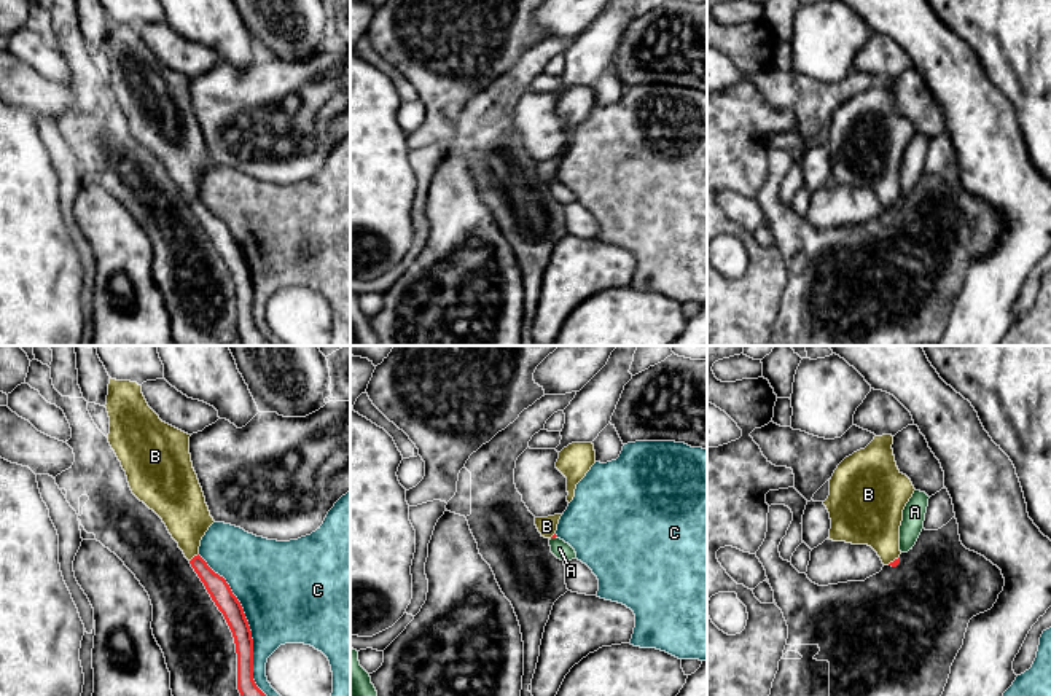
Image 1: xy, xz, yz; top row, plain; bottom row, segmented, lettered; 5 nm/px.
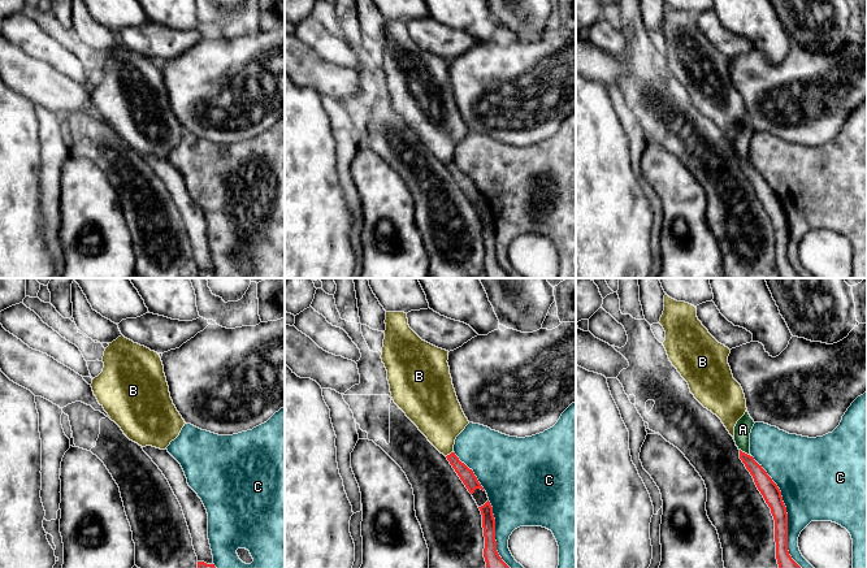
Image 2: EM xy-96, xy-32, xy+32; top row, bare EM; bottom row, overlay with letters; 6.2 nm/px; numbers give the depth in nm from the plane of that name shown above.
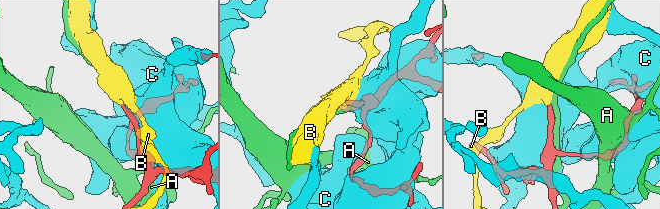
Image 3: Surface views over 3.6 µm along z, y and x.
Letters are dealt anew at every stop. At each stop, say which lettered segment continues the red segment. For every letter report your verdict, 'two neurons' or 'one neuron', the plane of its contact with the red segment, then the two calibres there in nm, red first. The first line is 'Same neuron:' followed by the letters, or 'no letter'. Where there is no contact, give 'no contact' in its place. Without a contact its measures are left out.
Same neuron: no letter
A: two neurons; meets red in xz; 20 nm thick on the red side, 90 nm on the other
B: two neurons; meets red in xy; 110 nm thick on the red side, 240 nm on the other
C: two neurons; meets red in xy; 110 nm thick on the red side, 460 nm on the other

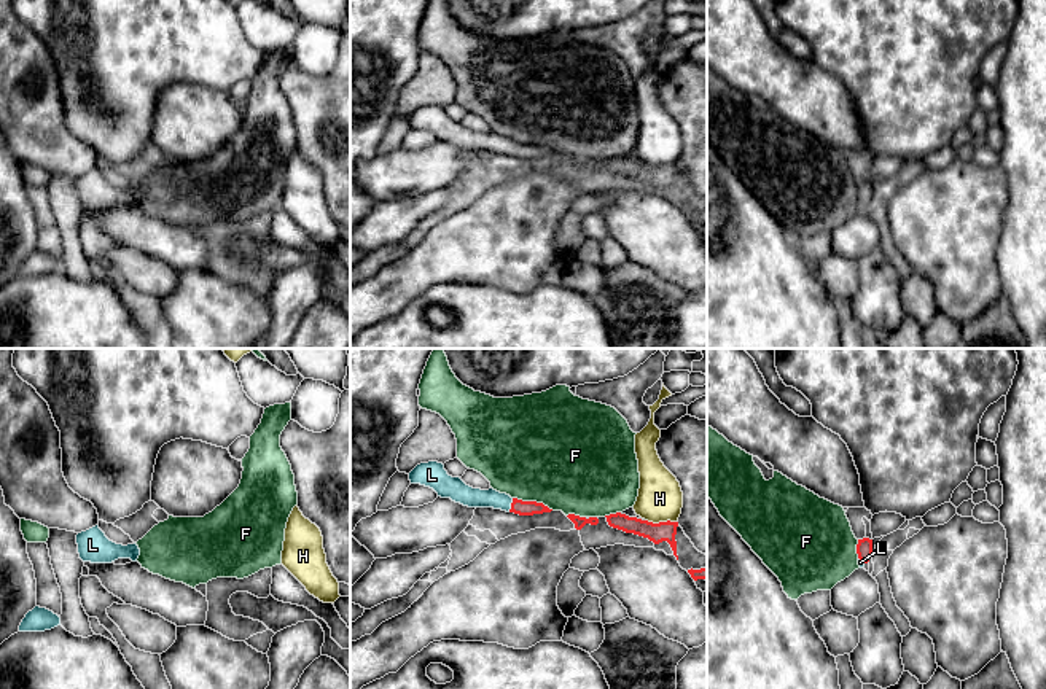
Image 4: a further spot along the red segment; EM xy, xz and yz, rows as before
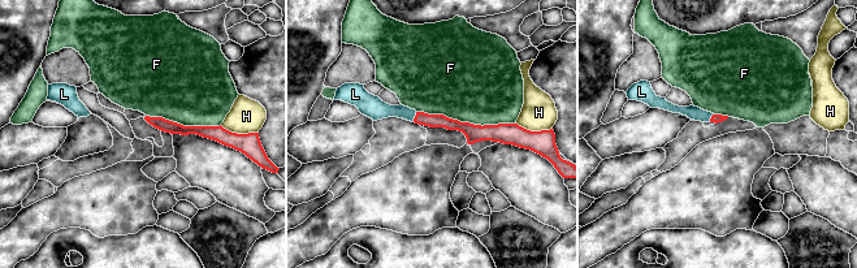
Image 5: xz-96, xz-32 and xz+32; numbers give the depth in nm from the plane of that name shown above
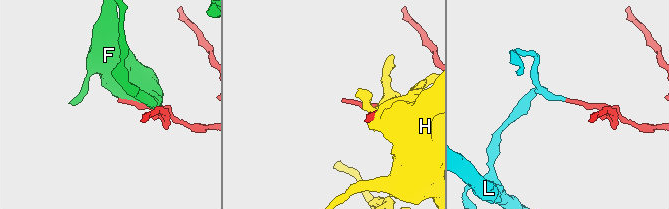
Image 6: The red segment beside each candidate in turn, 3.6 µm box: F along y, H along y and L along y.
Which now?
Same neuron: L
F: two neurons; meets red in xz; 80 nm thick on the red side, 500 nm on the other
H: two neurons; meets red in xz; 100 nm thick on the red side, 220 nm on the other
L: one neuron; meets red in xz; 80 nm thick on the red side, 100 nm on the other

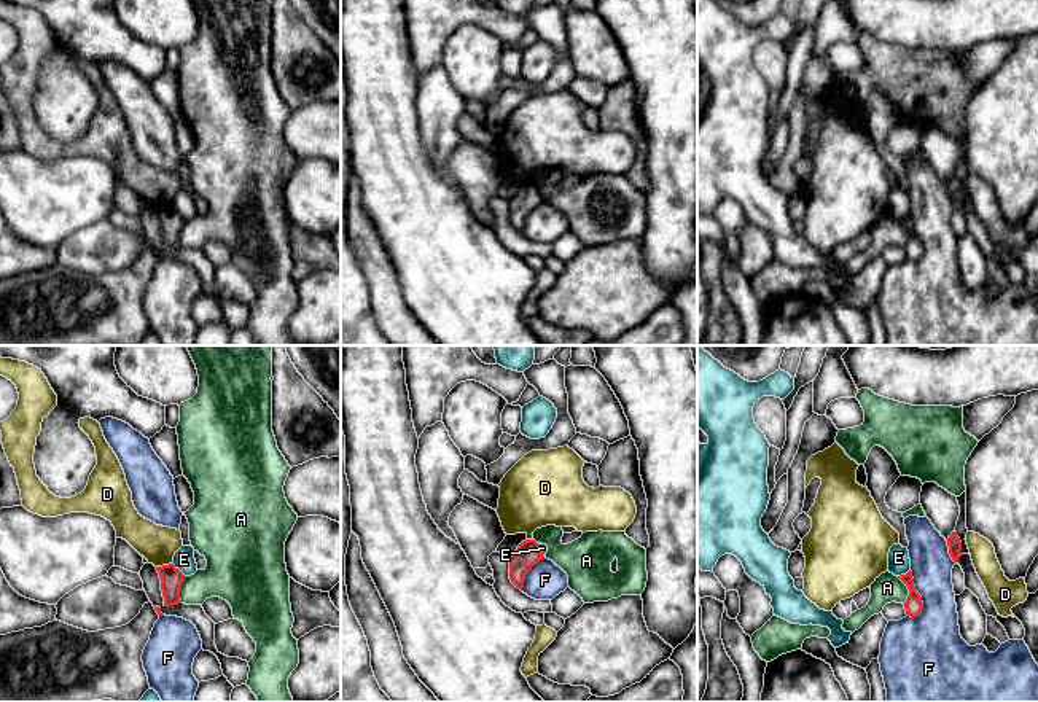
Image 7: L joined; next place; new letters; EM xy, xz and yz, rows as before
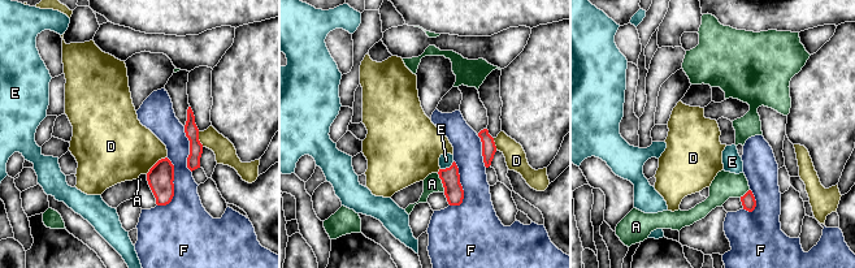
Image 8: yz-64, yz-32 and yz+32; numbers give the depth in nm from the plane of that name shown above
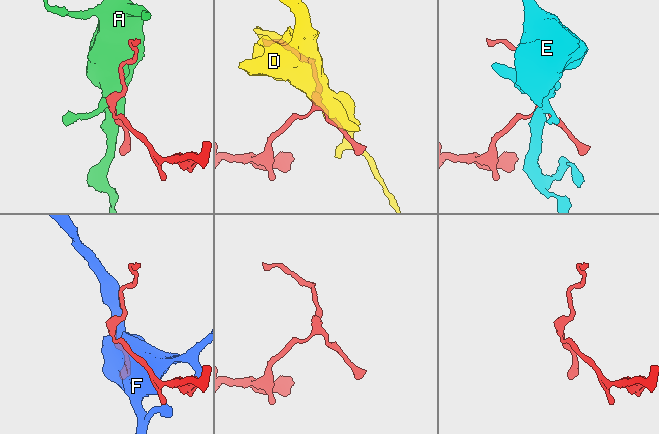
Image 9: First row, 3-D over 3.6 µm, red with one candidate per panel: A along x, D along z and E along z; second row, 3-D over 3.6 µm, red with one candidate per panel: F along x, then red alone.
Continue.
Same neuron: no letter
A: two neurons; meets red in yz; 90 nm thick on the red side, 150 nm on the other
D: two neurons; meets red in xy; 110 nm thick on the red side, 190 nm on the other
E: two neurons; meets red in xy; 110 nm thick on the red side, 110 nm on the other
F: two neurons; meets red in yz; 90 nm thick on the red side, 300 nm on the other

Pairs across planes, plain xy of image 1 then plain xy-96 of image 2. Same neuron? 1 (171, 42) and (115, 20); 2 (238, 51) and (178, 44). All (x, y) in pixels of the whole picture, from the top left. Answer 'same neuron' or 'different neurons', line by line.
1: different neurons
2: different neurons

